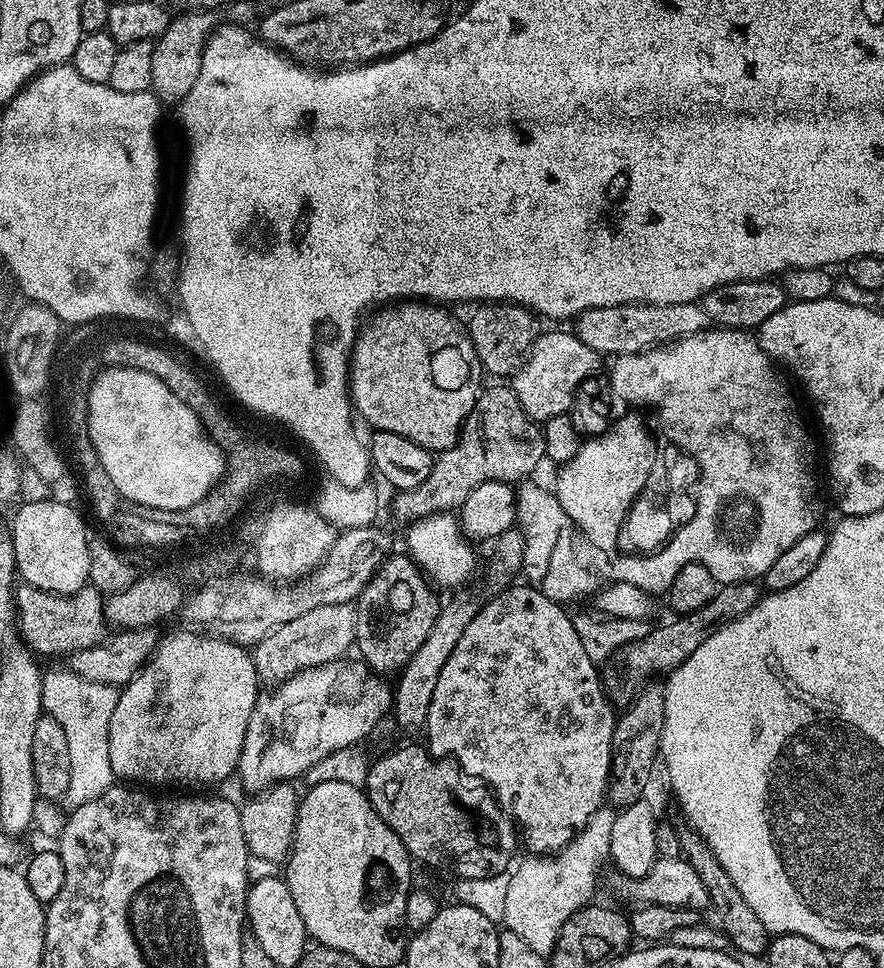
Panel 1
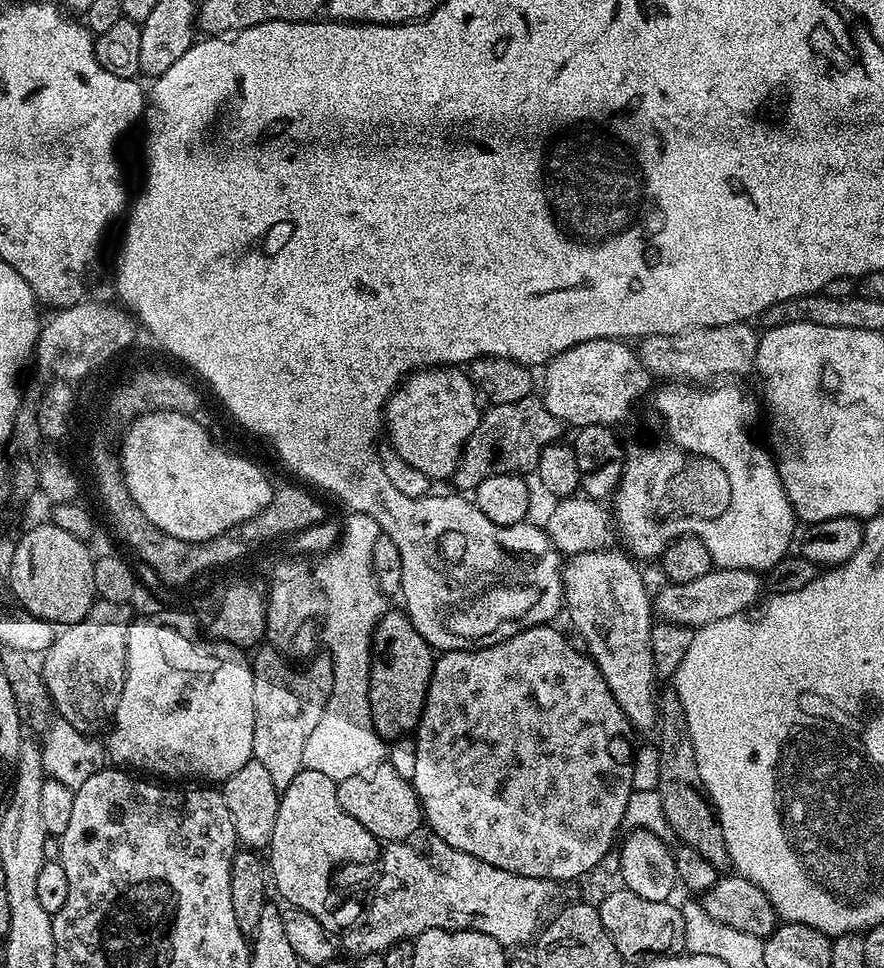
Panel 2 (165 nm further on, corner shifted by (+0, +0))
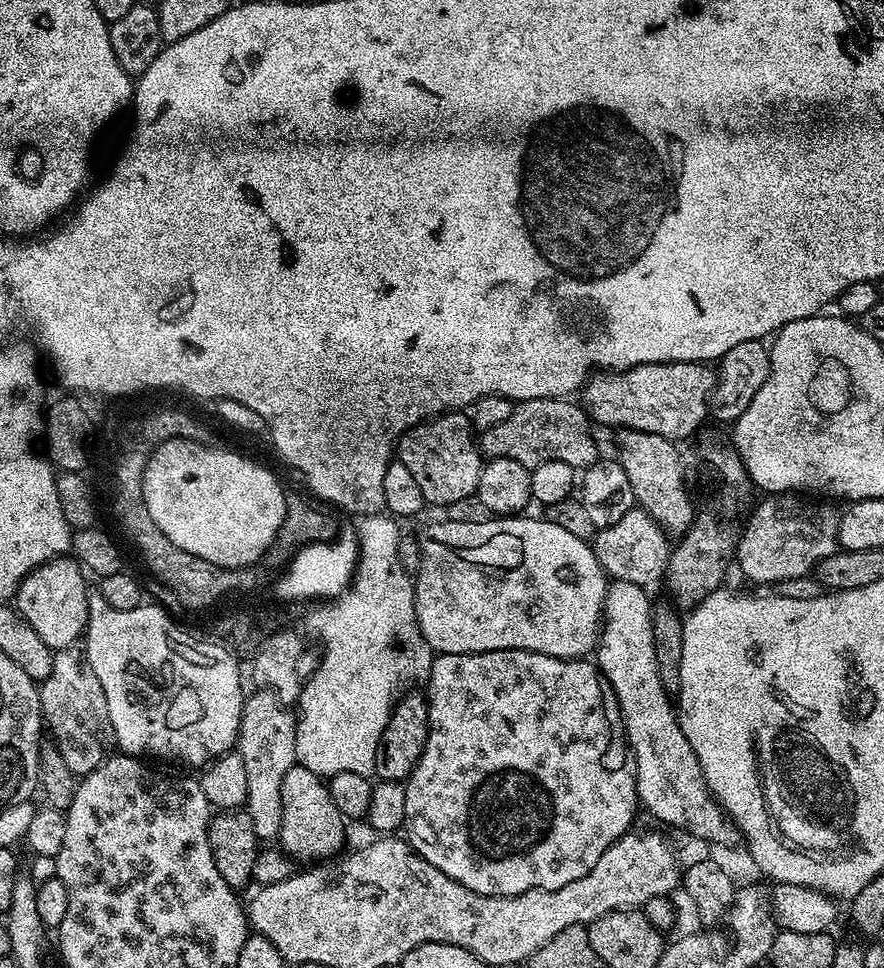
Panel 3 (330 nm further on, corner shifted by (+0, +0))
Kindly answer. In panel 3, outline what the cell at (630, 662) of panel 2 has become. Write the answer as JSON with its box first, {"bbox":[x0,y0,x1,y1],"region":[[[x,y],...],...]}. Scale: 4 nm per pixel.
{"bbox":[594,579,738,844],"region":[[[613,579],[608,586],[608,593],[604,595],[604,611],[602,613],[602,627],[598,637],[598,643],[594,649],[594,660],[598,665],[603,679],[606,681],[607,687],[610,689],[611,695],[614,697],[614,704],[620,707],[618,711],[619,719],[622,721],[625,737],[628,741],[628,747],[631,748],[633,756],[636,758],[636,795],[639,803],[644,804],[666,824],[673,824],[676,828],[685,828],[692,836],[697,836],[700,840],[713,840],[716,844],[724,844],[727,840],[737,839],[738,829],[731,819],[726,815],[723,808],[720,806],[720,801],[712,795],[712,791],[708,789],[708,783],[702,772],[702,766],[698,762],[698,758],[694,754],[694,750],[690,746],[690,742],[686,738],[686,734],[680,729],[680,721],[678,719],[677,709],[670,701],[669,693],[664,691],[662,682],[658,678],[658,662],[654,658],[654,634],[652,633],[652,605],[653,601],[648,600],[648,592],[643,587],[636,585],[634,582]]]}

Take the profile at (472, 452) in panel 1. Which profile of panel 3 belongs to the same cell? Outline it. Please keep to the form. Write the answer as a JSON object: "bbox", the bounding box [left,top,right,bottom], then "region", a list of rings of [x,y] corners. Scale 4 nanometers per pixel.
{"bbox":[478,396,598,470],"region":[[[554,396],[519,401],[507,419],[479,433],[478,447],[481,453],[488,458],[514,458],[514,462],[522,462],[522,466],[526,466],[529,470],[538,467],[542,462],[551,460],[561,460],[577,470],[591,468],[598,460],[596,436],[592,433],[594,424],[579,403],[571,404],[570,401],[571,399],[568,398]]]}

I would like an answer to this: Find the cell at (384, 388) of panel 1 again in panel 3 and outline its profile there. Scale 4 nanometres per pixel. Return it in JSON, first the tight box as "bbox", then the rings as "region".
{"bbox":[398,410,482,504],"region":[[[449,410],[439,416],[421,422],[408,429],[398,441],[398,458],[410,474],[414,474],[414,482],[422,490],[422,498],[429,504],[456,504],[459,500],[471,497],[478,486],[482,453],[478,447],[478,436],[474,431],[471,419],[463,411]]]}

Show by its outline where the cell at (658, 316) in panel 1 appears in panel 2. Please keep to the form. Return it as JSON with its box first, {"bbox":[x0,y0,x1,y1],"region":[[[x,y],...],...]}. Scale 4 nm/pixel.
{"bbox":[639,323,760,382],"region":[[[751,323],[727,324],[721,328],[691,328],[673,336],[646,336],[639,341],[642,366],[664,382],[716,382],[721,378],[740,378],[753,371],[760,336]]]}

